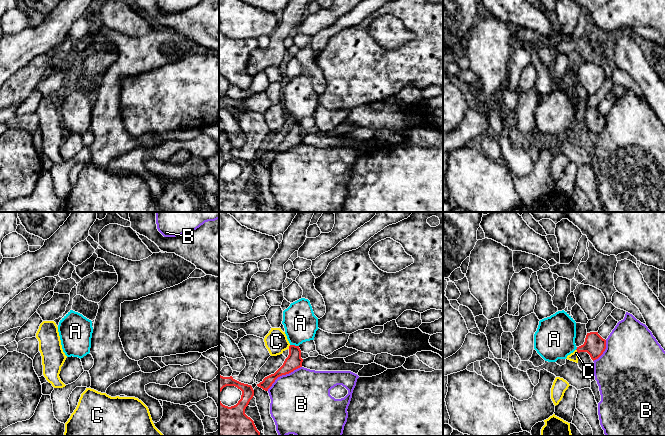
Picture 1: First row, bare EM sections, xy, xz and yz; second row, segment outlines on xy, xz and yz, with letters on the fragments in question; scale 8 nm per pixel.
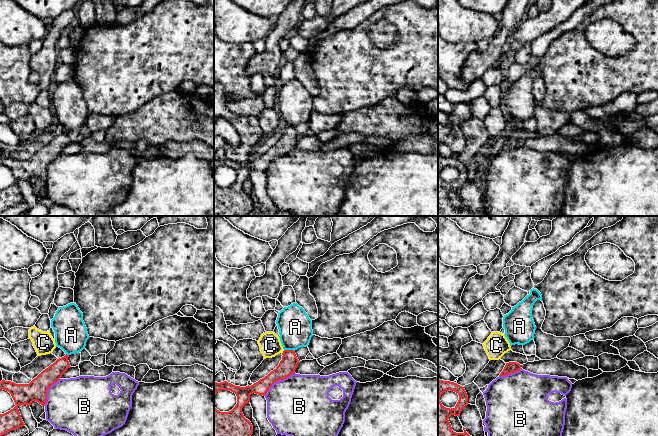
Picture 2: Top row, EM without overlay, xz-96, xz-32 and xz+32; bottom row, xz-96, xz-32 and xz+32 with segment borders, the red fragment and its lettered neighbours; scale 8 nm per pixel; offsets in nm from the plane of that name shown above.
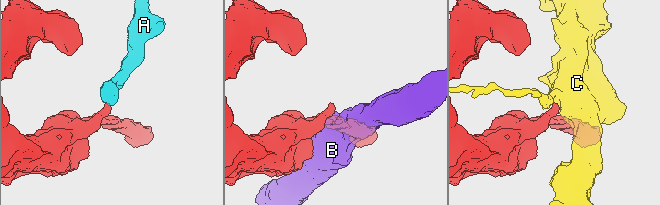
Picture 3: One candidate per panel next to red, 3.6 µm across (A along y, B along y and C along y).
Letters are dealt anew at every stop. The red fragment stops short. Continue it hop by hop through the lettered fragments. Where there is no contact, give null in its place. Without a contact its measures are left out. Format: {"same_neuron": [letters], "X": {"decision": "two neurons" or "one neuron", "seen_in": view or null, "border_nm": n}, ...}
{"same_neuron": [], "A": {"decision": "two neurons", "seen_in": "xz", "border_nm": 70}, "B": {"decision": "two neurons", "seen_in": "xz", "border_nm": 340}, "C": {"decision": "two neurons", "seen_in": "xz", "border_nm": 40}}

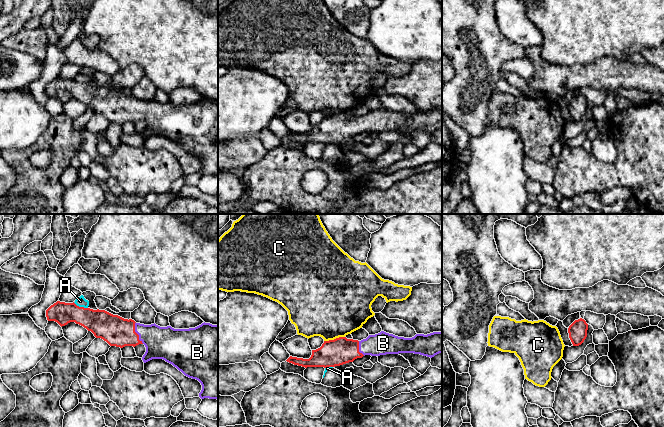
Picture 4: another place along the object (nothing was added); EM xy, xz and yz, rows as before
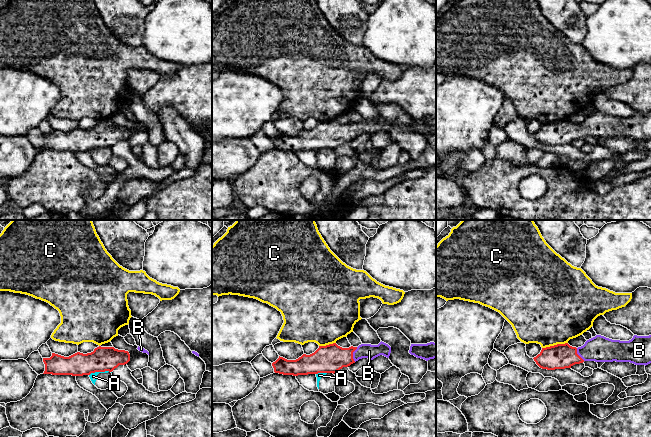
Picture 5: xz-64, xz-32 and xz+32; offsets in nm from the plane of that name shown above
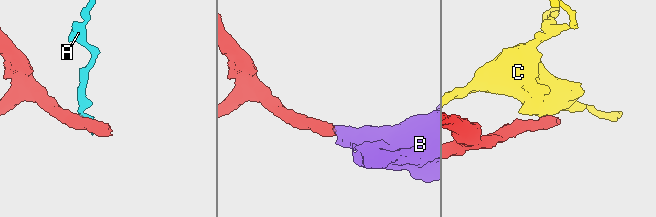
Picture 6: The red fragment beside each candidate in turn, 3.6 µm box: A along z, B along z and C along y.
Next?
{"same_neuron": ["B"], "A": {"decision": "two neurons", "seen_in": "xy", "border_nm": 130}, "B": {"decision": "one neuron", "seen_in": "xy", "border_nm": 190}, "C": {"decision": "two neurons", "seen_in": "xz", "border_nm": 170}}

